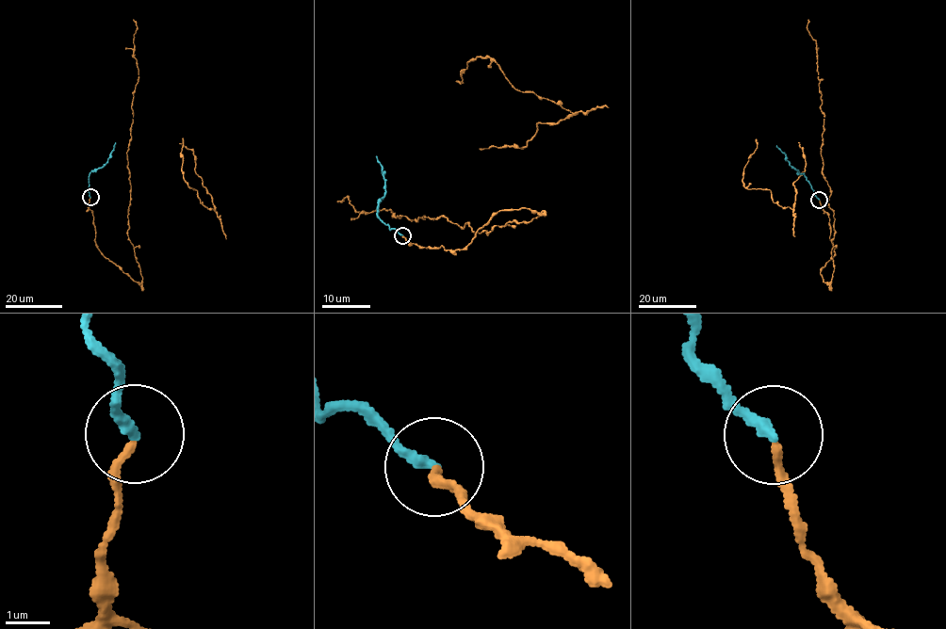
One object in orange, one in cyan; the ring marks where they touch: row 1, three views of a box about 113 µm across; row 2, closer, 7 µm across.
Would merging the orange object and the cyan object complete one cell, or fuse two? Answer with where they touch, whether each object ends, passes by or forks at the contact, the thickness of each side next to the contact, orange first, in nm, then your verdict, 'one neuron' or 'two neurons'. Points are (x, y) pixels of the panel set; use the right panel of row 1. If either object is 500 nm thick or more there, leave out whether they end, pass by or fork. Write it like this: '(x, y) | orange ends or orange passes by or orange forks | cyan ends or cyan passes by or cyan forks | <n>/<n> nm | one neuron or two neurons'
(819, 200) | orange ends | cyan ends | 180/240 nm | one neuron

